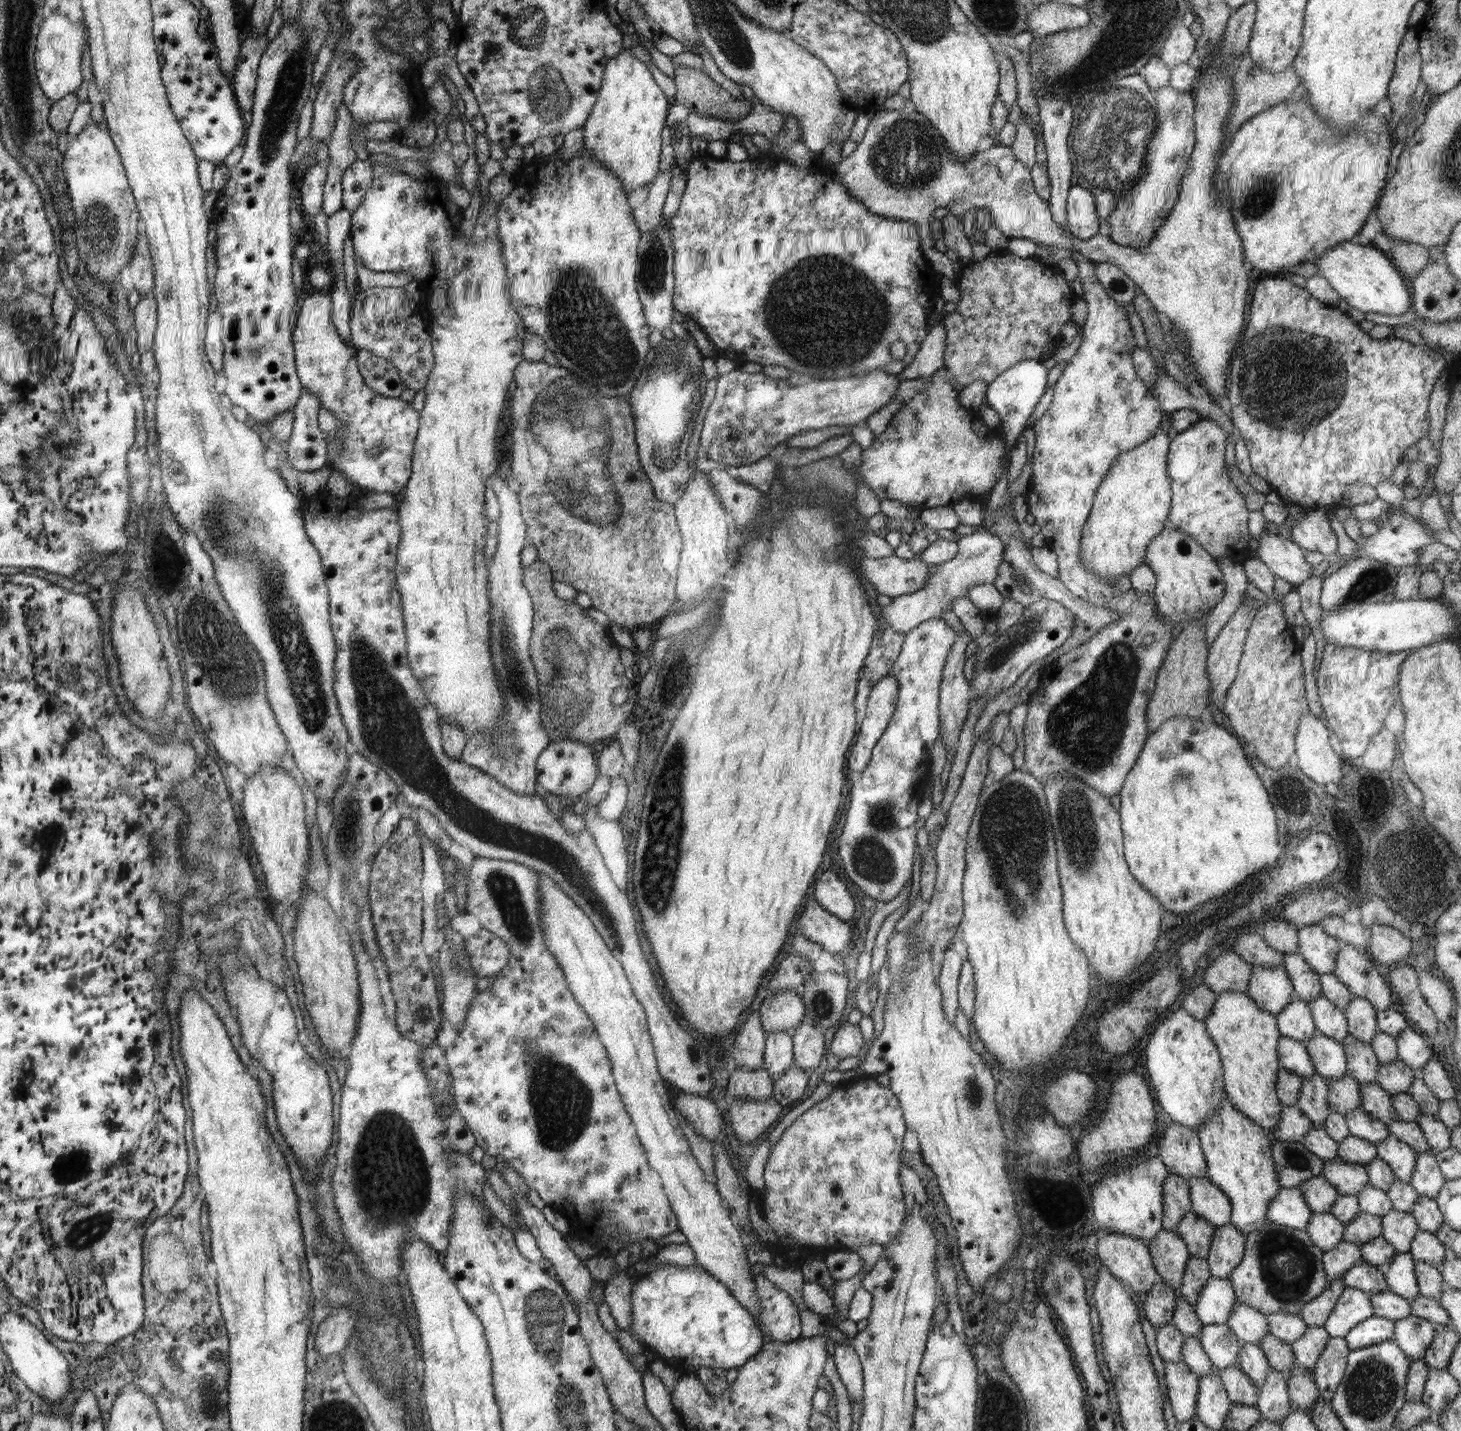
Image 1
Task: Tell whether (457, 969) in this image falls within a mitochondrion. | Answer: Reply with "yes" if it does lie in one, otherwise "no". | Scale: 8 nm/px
yes

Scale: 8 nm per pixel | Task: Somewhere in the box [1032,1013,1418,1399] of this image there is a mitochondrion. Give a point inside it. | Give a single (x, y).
(1289, 1271)

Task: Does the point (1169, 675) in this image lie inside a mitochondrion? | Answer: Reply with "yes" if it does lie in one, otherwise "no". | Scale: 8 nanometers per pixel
no

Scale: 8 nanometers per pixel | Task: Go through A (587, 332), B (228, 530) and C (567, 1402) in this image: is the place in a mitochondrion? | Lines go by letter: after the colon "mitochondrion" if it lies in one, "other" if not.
A: mitochondrion
B: mitochondrion
C: mitochondrion

